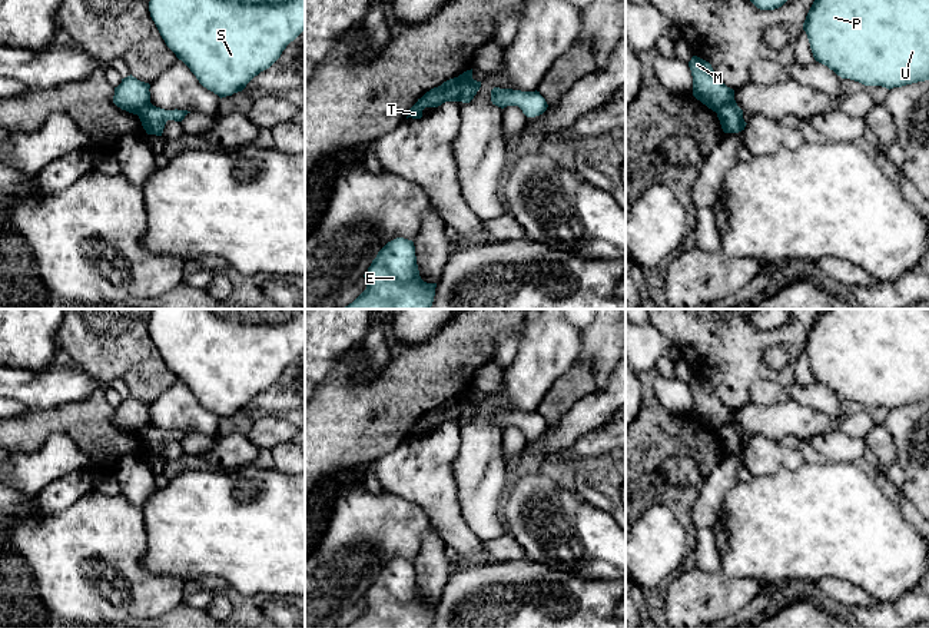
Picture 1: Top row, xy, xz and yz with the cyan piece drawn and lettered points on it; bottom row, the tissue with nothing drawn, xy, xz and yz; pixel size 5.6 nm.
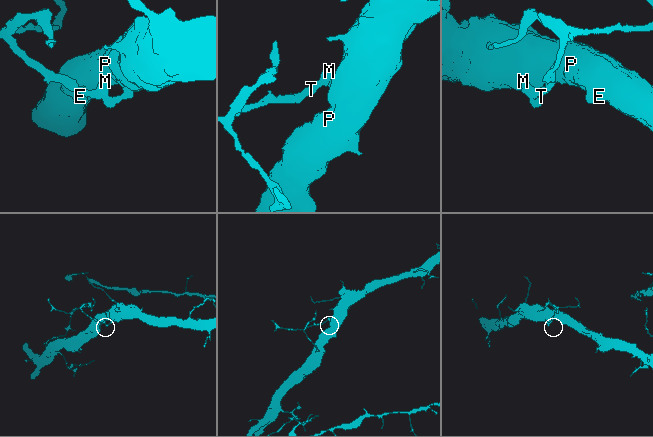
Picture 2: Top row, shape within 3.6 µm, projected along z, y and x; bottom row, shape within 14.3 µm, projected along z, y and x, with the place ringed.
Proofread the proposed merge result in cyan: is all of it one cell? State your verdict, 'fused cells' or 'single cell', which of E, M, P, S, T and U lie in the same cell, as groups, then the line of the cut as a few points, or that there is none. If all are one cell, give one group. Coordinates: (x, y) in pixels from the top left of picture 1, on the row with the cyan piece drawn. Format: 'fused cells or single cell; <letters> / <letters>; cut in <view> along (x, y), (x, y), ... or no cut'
fused cells; E P S U / M T; cut in xz along (471, 77), (463, 86), (460, 100)

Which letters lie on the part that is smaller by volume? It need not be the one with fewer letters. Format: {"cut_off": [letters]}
{"cut_off": ["M", "T"]}

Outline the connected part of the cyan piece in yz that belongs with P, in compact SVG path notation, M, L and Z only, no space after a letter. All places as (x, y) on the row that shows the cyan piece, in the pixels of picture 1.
M814 0L803 30L814 60L842 79L889 90L929 80L929 0Z

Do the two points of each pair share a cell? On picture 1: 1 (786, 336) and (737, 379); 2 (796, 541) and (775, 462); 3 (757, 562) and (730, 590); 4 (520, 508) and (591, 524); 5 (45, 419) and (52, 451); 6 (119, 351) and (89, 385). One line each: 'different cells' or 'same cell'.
1: same cell
2: different cells
3: different cells
4: same cell
5: different cells
6: different cells

